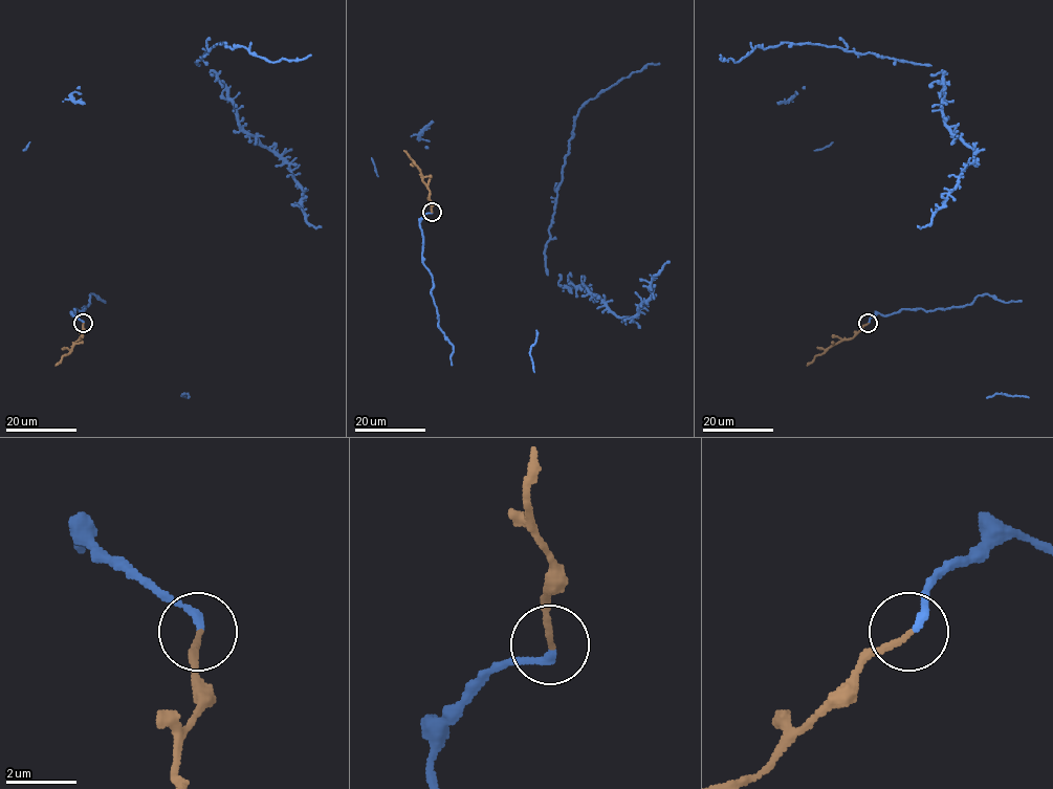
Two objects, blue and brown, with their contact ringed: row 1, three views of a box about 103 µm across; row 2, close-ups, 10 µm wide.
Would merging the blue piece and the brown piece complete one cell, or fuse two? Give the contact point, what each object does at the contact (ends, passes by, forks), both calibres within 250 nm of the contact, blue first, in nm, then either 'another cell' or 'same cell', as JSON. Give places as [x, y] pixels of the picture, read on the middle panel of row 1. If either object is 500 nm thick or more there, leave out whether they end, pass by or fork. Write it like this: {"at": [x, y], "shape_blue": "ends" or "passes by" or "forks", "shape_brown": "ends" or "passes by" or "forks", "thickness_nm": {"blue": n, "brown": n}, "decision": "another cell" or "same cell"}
{"at": [432, 212], "shape_blue": "ends", "shape_brown": "ends", "thickness_nm": {"blue": 240, "brown": 180}, "decision": "another cell"}

